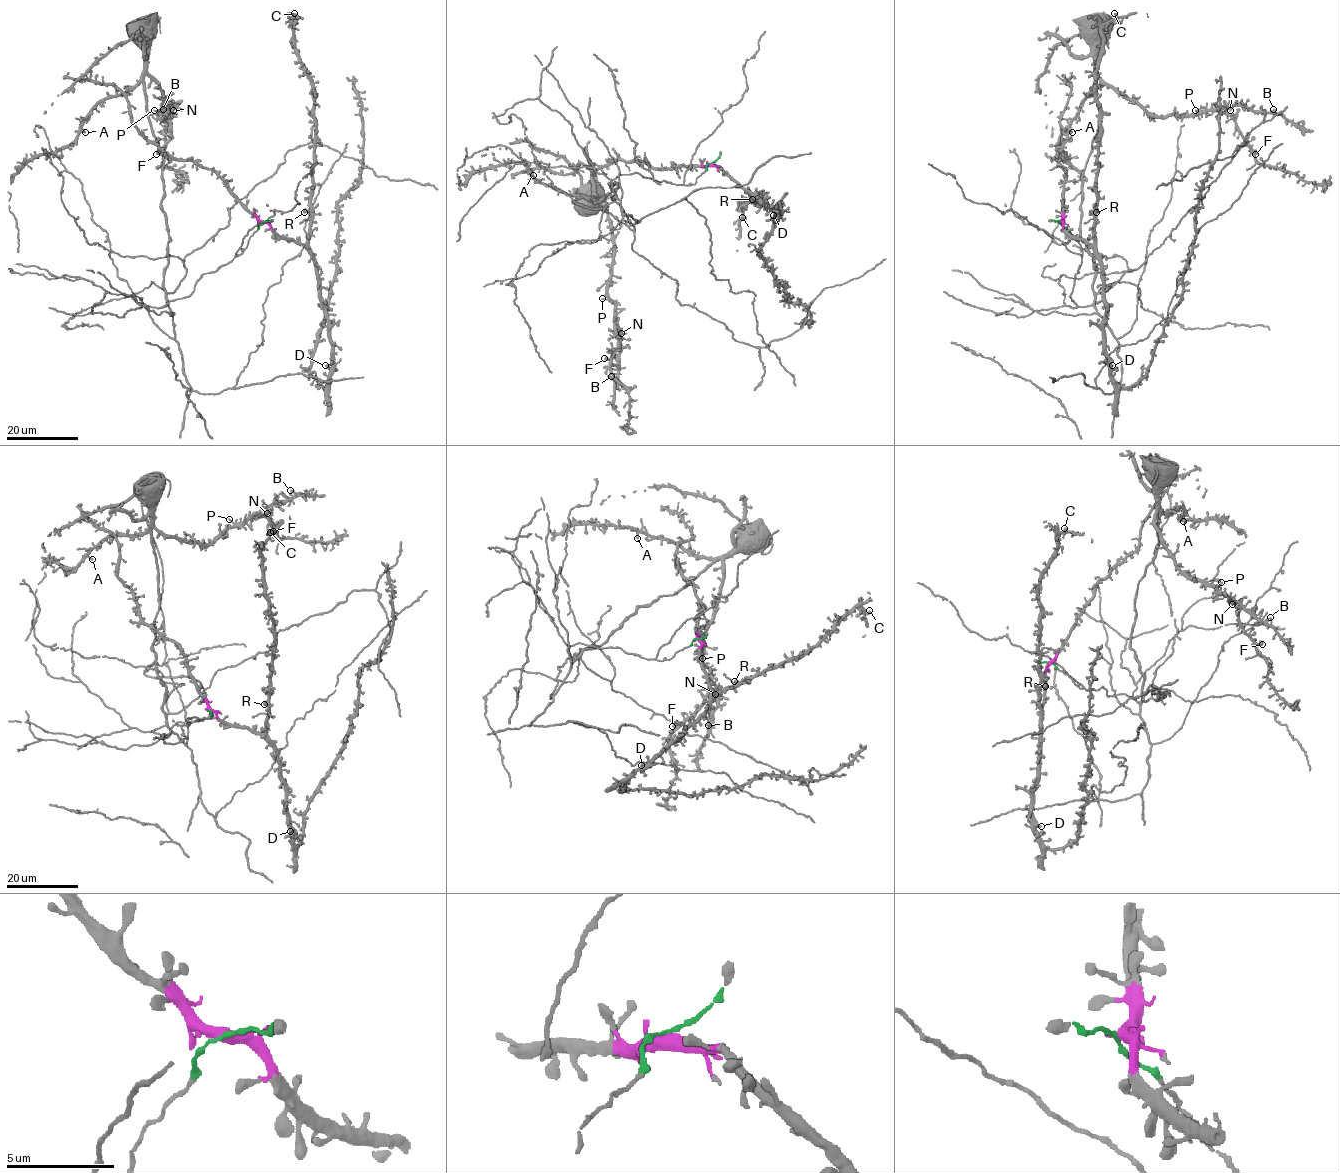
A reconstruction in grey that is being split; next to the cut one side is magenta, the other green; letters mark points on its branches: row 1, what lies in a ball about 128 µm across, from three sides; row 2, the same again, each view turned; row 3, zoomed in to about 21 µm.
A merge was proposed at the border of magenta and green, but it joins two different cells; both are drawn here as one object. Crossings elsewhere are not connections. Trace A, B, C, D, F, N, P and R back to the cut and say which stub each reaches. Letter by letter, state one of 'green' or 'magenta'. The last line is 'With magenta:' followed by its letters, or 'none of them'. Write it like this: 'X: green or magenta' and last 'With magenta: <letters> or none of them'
A: green
B: green
C: magenta
D: magenta
F: green
N: green
P: green
R: magenta
With magenta: C, D, R

